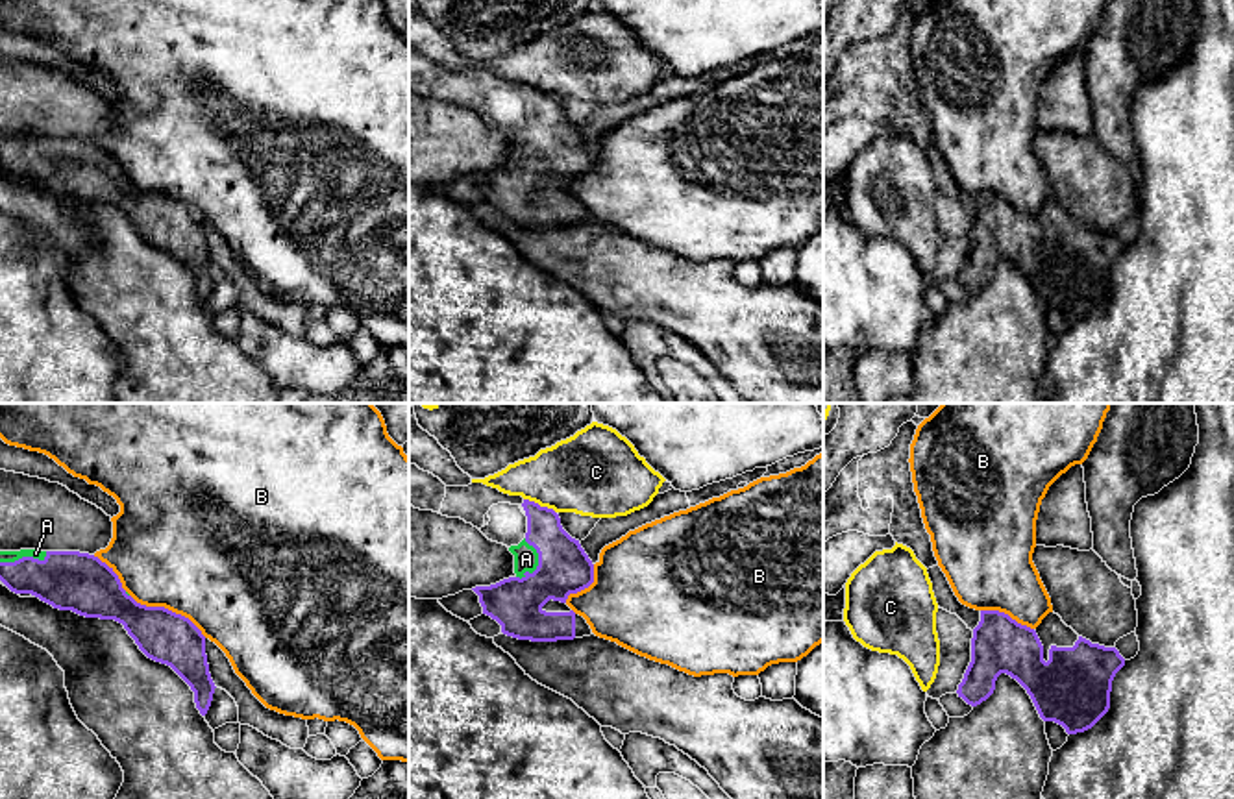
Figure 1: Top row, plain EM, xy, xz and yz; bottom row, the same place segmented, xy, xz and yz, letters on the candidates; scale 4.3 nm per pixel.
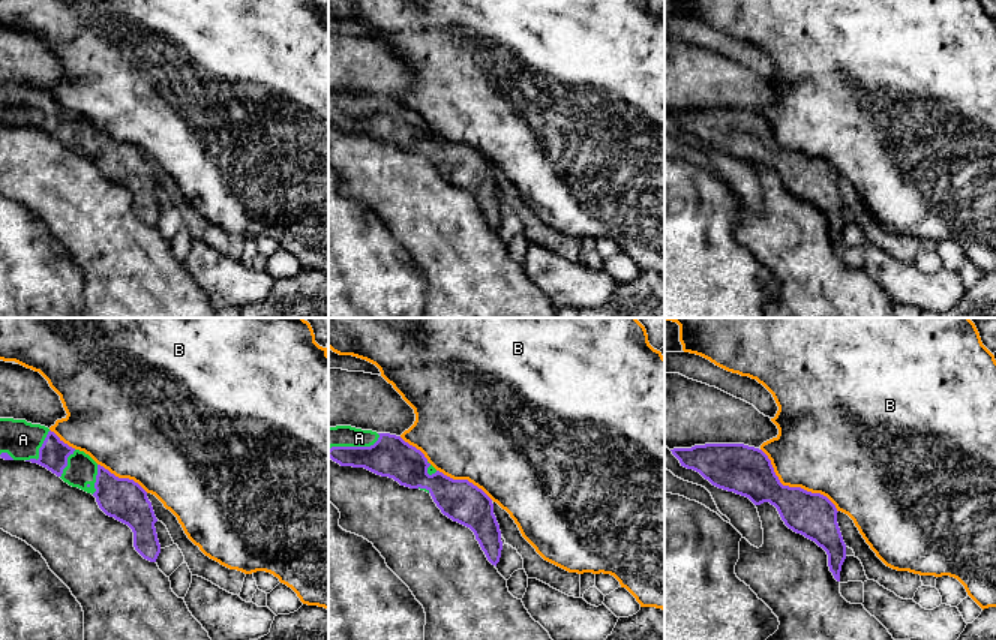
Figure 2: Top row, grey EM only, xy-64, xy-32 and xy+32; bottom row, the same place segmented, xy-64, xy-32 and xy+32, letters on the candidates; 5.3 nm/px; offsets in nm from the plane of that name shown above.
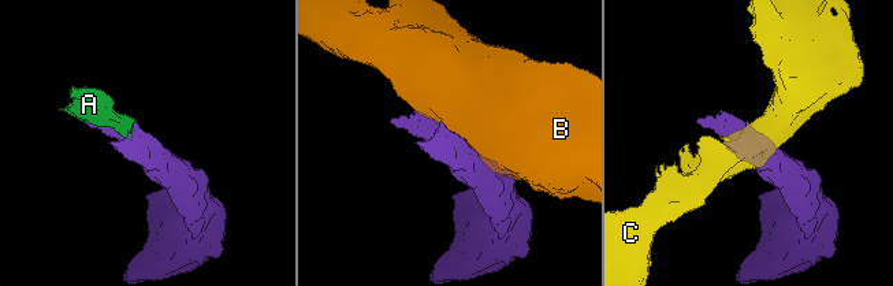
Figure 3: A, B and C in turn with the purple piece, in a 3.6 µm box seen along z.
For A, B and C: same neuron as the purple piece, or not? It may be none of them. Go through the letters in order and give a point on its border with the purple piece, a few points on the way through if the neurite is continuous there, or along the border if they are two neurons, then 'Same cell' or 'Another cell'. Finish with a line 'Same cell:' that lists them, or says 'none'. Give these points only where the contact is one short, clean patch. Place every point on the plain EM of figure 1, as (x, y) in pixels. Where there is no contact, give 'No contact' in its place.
A: Touches purple at xz (539, 148). Same cell
B: Touches purple at xy (167, 195). Another cell
C: Touches purple at xz (539, 91). Another cell
Same cell: A

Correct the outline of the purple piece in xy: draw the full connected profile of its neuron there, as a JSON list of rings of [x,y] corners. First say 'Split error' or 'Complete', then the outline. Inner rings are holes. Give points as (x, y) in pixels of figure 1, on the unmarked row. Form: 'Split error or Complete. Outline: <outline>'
Split error. Outline: [[[0,137],[0,166],[11,178],[31,179],[54,194],[122,209],[148,244],[170,252],[191,272],[196,294],[207,300],[216,272],[202,216],[165,192],[137,189],[98,142],[80,137]]]

